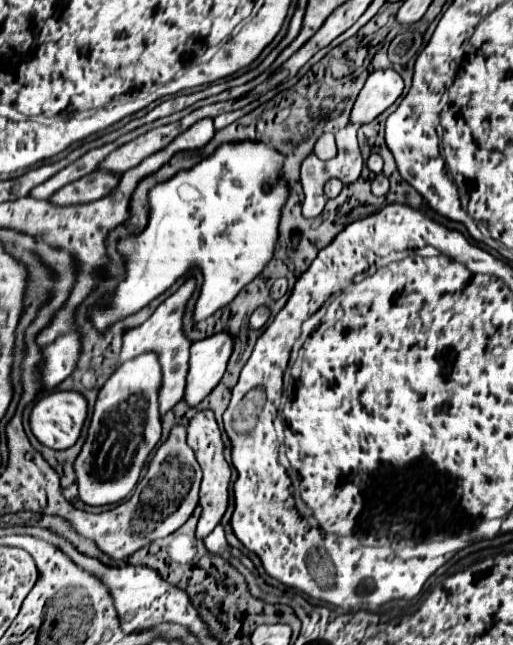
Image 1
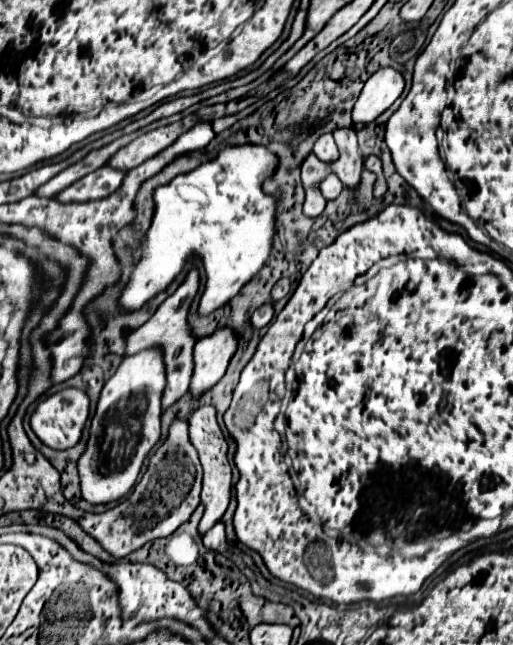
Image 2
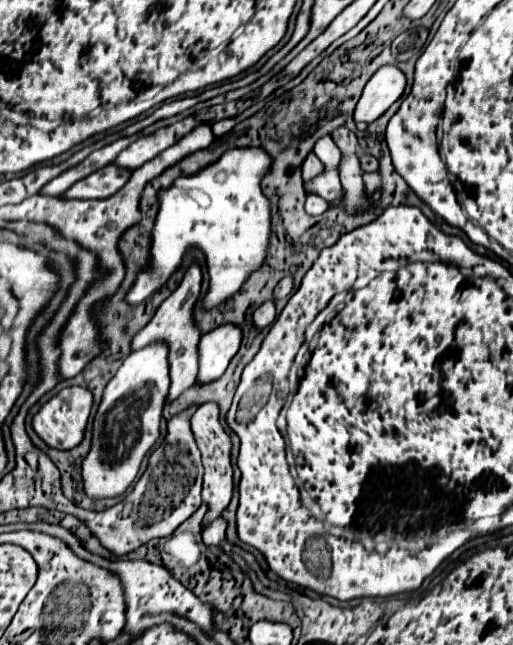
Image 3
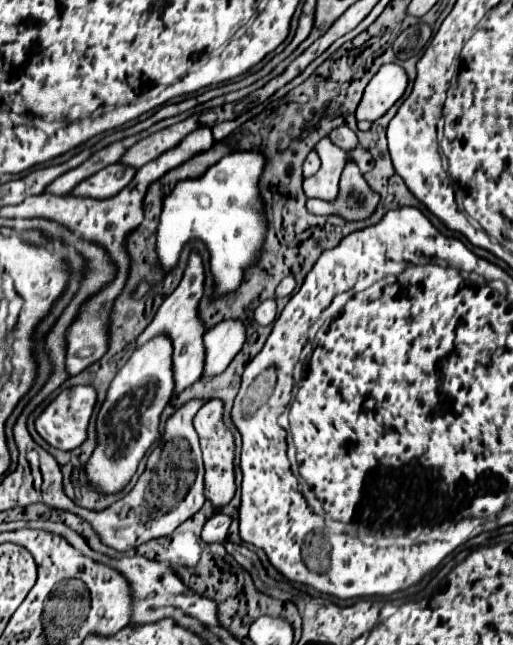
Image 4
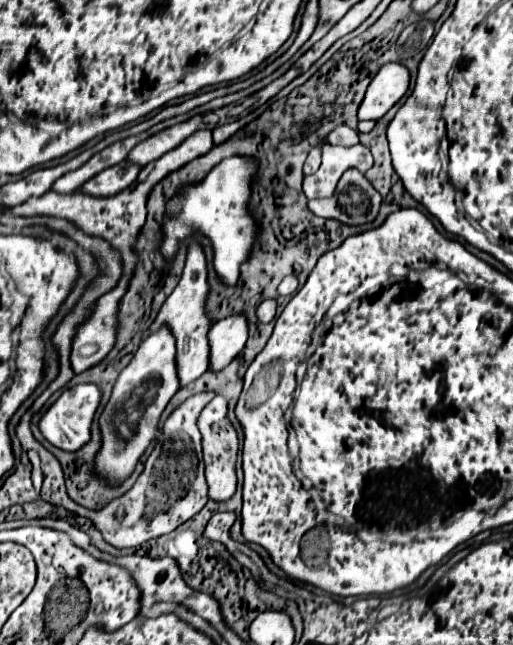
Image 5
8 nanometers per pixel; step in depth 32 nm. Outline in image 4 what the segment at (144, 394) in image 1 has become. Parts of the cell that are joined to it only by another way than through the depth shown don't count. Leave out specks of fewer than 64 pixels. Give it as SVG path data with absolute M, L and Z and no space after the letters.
M160 334L142 344L110 384L106 402L102 404L96 418L98 446L86 464L86 474L94 490L106 494L120 492L124 484L134 476L138 462L160 434L160 414L170 402L172 394L172 340L166 334Z

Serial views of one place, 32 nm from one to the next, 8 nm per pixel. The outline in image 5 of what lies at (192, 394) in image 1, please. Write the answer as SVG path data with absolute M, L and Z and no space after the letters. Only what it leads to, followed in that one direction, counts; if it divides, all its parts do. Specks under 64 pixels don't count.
M232 314L218 320L212 326L208 340L212 346L210 370L226 368L248 340L248 318L244 314Z

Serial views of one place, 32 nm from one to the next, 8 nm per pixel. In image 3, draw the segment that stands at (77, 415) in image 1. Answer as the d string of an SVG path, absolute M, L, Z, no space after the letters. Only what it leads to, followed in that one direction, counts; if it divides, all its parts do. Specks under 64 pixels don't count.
M74 386L74 388L60 390L54 398L50 398L40 408L40 412L32 420L32 426L34 426L36 434L48 446L58 448L58 450L72 450L74 446L78 446L84 440L84 430L86 430L86 424L88 424L88 418L90 418L92 402L94 402L94 396L92 396L92 392L88 388Z

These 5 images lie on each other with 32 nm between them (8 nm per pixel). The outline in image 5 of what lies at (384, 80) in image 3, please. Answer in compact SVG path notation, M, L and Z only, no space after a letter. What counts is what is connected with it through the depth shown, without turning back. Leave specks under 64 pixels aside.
M384 64L368 86L358 120L380 120L408 90L410 72L404 64Z

